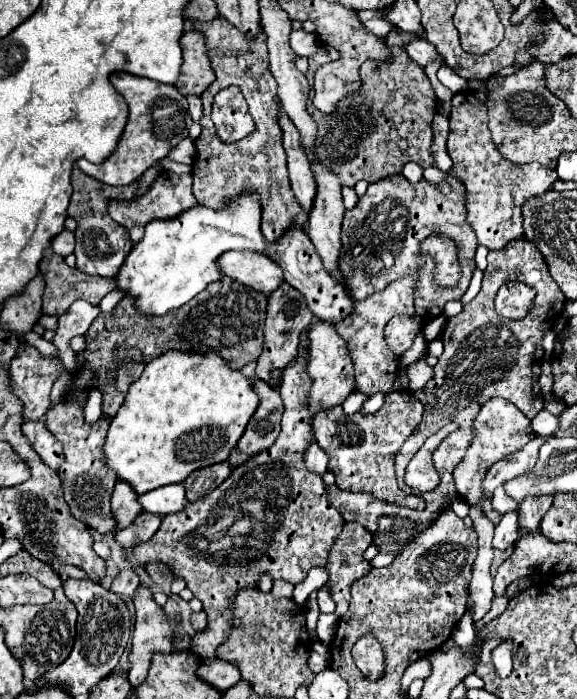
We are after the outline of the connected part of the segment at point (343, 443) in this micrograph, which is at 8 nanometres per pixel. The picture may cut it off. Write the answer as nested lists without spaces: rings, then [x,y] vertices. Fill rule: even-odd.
[[[411,390],[391,392],[385,404],[373,414],[351,414],[351,418],[335,406],[325,412],[317,412],[313,416],[313,432],[317,444],[329,456],[327,470],[335,474],[337,486],[341,490],[355,492],[371,492],[379,500],[397,502],[405,508],[423,510],[425,500],[417,494],[405,494],[397,488],[395,480],[395,452],[403,446],[415,426],[421,422],[423,404]]]

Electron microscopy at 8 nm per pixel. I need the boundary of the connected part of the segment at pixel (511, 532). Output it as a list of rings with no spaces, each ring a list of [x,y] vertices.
[[[517,510],[505,512],[499,520],[499,524],[495,526],[495,536],[493,536],[493,548],[497,550],[507,550],[517,538]]]

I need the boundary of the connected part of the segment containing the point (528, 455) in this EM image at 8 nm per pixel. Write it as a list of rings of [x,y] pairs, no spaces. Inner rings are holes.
[[[535,436],[531,438],[525,448],[521,448],[519,452],[513,452],[511,456],[505,456],[503,460],[495,462],[489,470],[487,470],[487,476],[483,478],[483,484],[481,484],[481,494],[483,494],[483,500],[489,498],[493,494],[493,490],[505,482],[505,480],[511,480],[523,472],[529,472],[533,466],[535,466],[535,460],[537,460],[537,450],[541,448],[541,444],[551,438],[551,436]]]

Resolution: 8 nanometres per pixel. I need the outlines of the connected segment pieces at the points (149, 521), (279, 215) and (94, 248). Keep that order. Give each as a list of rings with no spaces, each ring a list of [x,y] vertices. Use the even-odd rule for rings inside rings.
[[[141,512],[135,518],[135,522],[129,528],[117,532],[115,538],[123,548],[131,548],[131,546],[135,546],[135,544],[139,544],[143,540],[149,540],[149,536],[155,534],[159,526],[161,526],[161,516],[149,514],[149,512]]]
[[[221,16],[211,20],[211,24],[195,24],[193,30],[205,36],[207,56],[217,76],[211,88],[207,88],[201,94],[203,118],[199,120],[201,134],[195,140],[197,156],[193,164],[193,194],[201,206],[219,210],[219,208],[225,208],[231,200],[237,200],[243,192],[255,192],[263,208],[263,220],[261,220],[263,238],[267,240],[267,244],[271,244],[279,240],[279,236],[291,224],[303,226],[307,222],[307,214],[301,210],[299,202],[295,200],[293,190],[289,186],[289,178],[287,178],[283,132],[277,122],[281,104],[277,98],[277,82],[269,70],[267,36],[263,36],[263,30],[261,30],[259,36],[247,40],[243,32],[239,32],[231,22],[223,20]],[[231,84],[237,84],[243,90],[243,96],[247,98],[251,116],[255,120],[255,131],[239,142],[227,144],[219,140],[209,114],[211,114],[213,96],[221,88],[231,86]]]
[[[73,168],[71,174],[73,184],[73,196],[71,204],[67,208],[69,216],[77,216],[77,228],[75,228],[75,256],[77,256],[77,270],[93,276],[107,276],[113,278],[123,260],[127,258],[127,252],[131,250],[133,242],[127,236],[127,228],[117,224],[107,214],[107,194],[135,194],[141,186],[141,180],[135,180],[135,184],[129,186],[107,186],[87,174],[83,174],[79,168]]]

